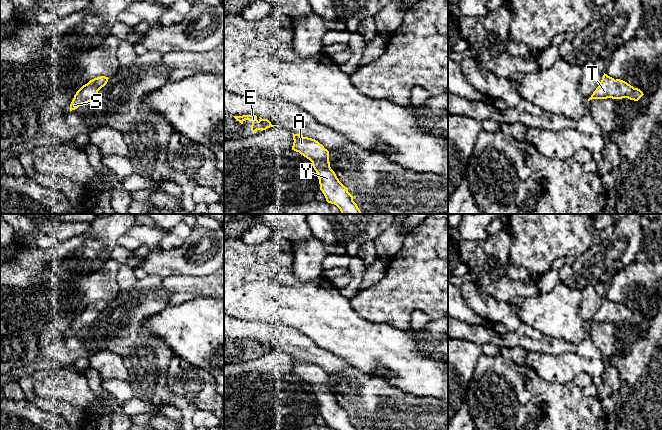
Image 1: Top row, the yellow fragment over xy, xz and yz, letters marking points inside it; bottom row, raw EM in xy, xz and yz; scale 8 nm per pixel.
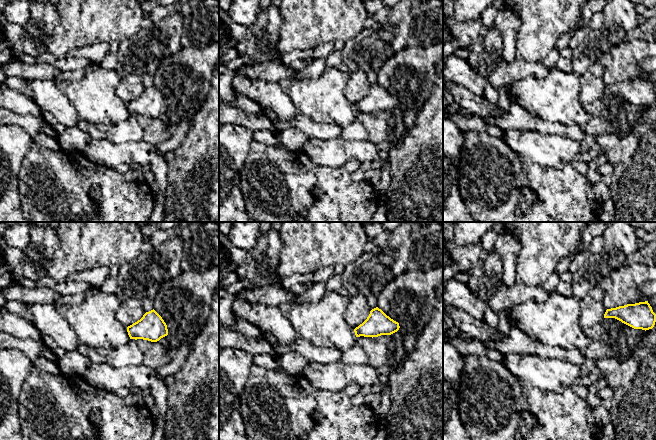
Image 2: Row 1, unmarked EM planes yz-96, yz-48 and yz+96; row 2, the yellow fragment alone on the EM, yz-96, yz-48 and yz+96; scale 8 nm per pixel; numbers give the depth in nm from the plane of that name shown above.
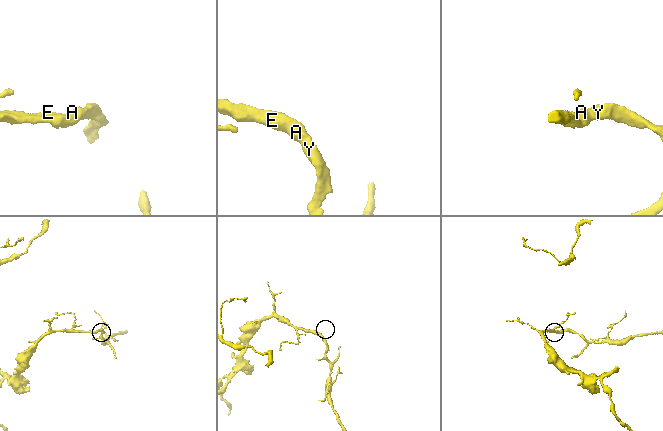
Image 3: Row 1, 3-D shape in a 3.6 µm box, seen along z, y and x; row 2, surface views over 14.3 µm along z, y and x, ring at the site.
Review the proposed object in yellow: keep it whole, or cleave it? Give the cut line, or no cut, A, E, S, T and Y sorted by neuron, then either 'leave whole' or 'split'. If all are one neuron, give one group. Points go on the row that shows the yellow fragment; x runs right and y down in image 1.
no cut | A E S T Y | leave whole

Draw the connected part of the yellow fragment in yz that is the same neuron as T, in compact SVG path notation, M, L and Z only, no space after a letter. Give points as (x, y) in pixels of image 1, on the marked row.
M604 73L602 80L596 90L593 92L588 101L592 99L622 99L628 98L630 100L638 101L642 96L643 92L634 88L627 82L614 79Z

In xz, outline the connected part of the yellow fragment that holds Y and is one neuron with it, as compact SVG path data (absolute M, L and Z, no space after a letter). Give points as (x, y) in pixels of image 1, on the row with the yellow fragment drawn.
M293 134L292 150L299 152L312 162L319 179L320 190L328 203L336 205L341 214L361 214L353 196L337 178L330 167L329 151L322 144L312 138Z

